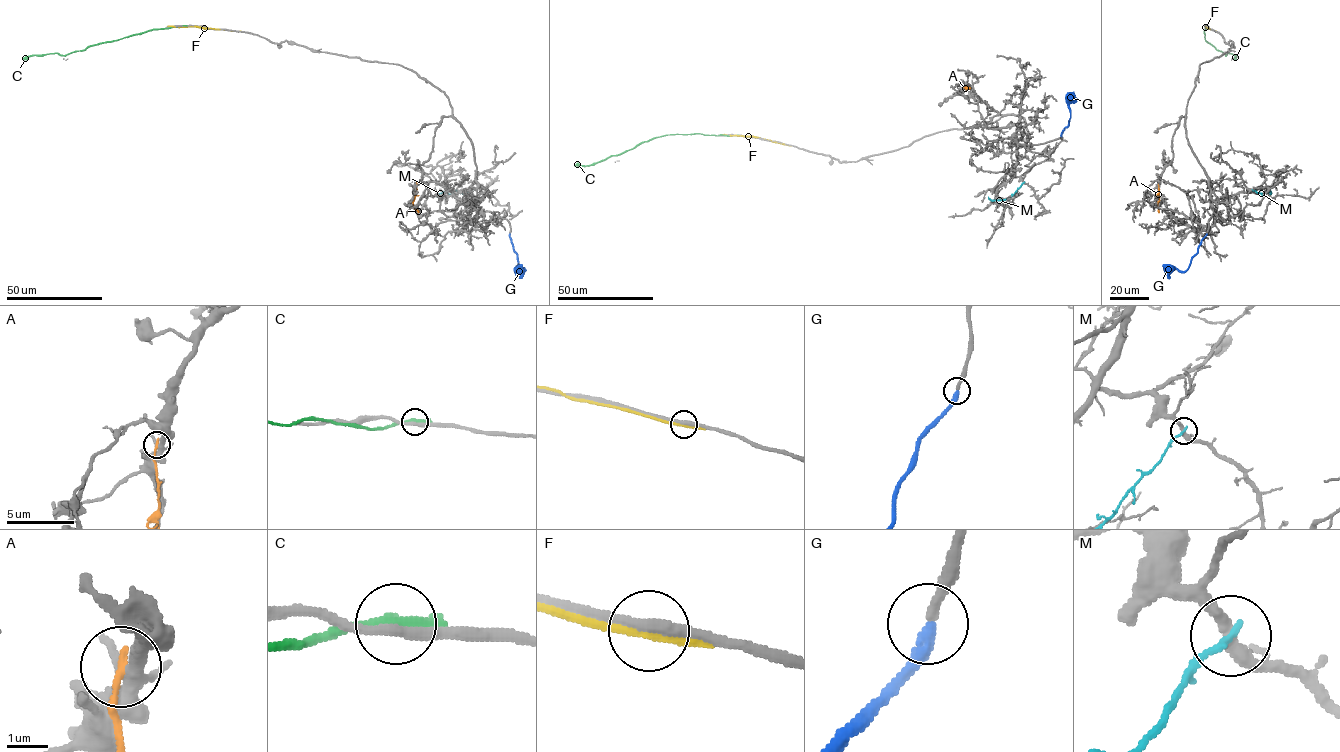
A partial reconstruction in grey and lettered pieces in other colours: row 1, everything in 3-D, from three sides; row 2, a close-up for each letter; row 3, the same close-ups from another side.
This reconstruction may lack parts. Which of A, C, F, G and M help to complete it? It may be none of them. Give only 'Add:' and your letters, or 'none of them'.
Add: G

